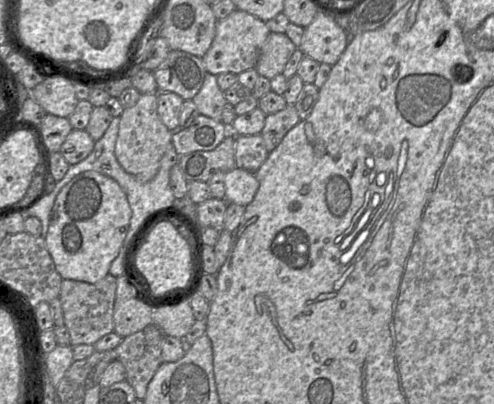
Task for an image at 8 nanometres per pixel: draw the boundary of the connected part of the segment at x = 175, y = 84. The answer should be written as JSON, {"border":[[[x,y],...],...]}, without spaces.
{"border":[[[170,50],[166,59],[153,71],[158,93],[173,92],[180,95],[184,100],[191,100],[198,93],[206,73],[202,57],[181,50]]]}

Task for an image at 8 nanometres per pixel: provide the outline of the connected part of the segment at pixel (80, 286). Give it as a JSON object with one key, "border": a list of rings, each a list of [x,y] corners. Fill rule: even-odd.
{"border":[[[110,274],[93,284],[71,279],[62,280],[59,298],[64,325],[70,333],[72,347],[79,344],[93,345],[100,338],[114,331],[116,290],[117,277]]]}

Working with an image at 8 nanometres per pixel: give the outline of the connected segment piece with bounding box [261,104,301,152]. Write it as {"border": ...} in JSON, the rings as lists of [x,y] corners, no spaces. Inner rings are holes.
{"border":[[[287,104],[284,109],[266,115],[261,136],[264,139],[268,152],[276,148],[286,133],[300,120],[294,104]]]}

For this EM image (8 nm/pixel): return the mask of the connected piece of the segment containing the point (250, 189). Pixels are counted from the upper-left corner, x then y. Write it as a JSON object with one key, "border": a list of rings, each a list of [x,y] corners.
{"border":[[[235,167],[225,173],[225,200],[242,206],[248,205],[259,188],[255,173]]]}

